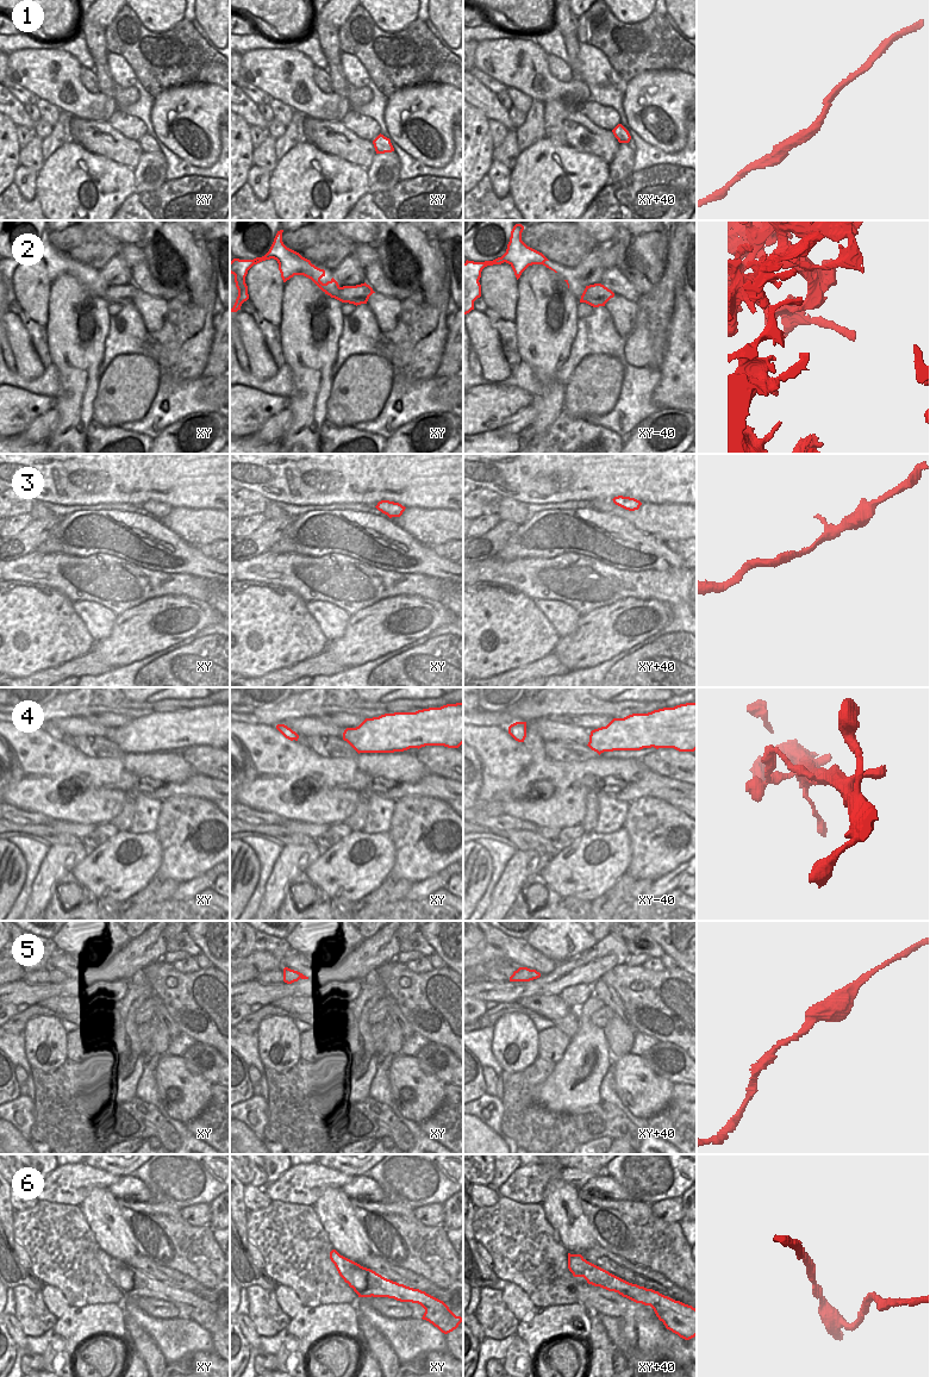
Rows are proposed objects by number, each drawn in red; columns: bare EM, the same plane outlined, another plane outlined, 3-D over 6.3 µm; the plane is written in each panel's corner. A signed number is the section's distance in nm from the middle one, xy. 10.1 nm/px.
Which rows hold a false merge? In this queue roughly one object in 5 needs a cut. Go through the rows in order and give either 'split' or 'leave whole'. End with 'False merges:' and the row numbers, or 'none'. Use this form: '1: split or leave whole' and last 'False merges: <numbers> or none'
1: leave whole
2: split
3: leave whole
4: split
5: leave whole
6: leave whole
False merges: 2, 4

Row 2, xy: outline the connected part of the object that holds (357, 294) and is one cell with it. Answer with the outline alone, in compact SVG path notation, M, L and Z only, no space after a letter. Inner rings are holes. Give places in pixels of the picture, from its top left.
M333 278L325 284L325 287L325 294L342 303L354 304L356 306L367 304L369 297L375 293L366 282L356 286L341 287Z

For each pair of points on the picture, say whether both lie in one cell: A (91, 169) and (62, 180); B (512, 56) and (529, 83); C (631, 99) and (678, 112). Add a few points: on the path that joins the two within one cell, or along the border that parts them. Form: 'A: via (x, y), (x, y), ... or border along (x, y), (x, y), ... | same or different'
A: via (83, 173), (76, 180), (69, 180) | same
B: via (515, 63), (526, 76) | same
C: via (643, 91), (645, 88), (666, 108) | same

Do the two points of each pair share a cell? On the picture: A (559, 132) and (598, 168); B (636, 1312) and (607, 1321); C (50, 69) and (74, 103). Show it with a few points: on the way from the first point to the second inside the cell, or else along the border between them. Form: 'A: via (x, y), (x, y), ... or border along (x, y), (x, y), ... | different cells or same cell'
A: border along (554, 142), (593, 154), (606, 162) | different cells
B: border along (617, 1319), (619, 1344), (616, 1347) | different cells
C: via (55, 78), (69, 94) | same cell

